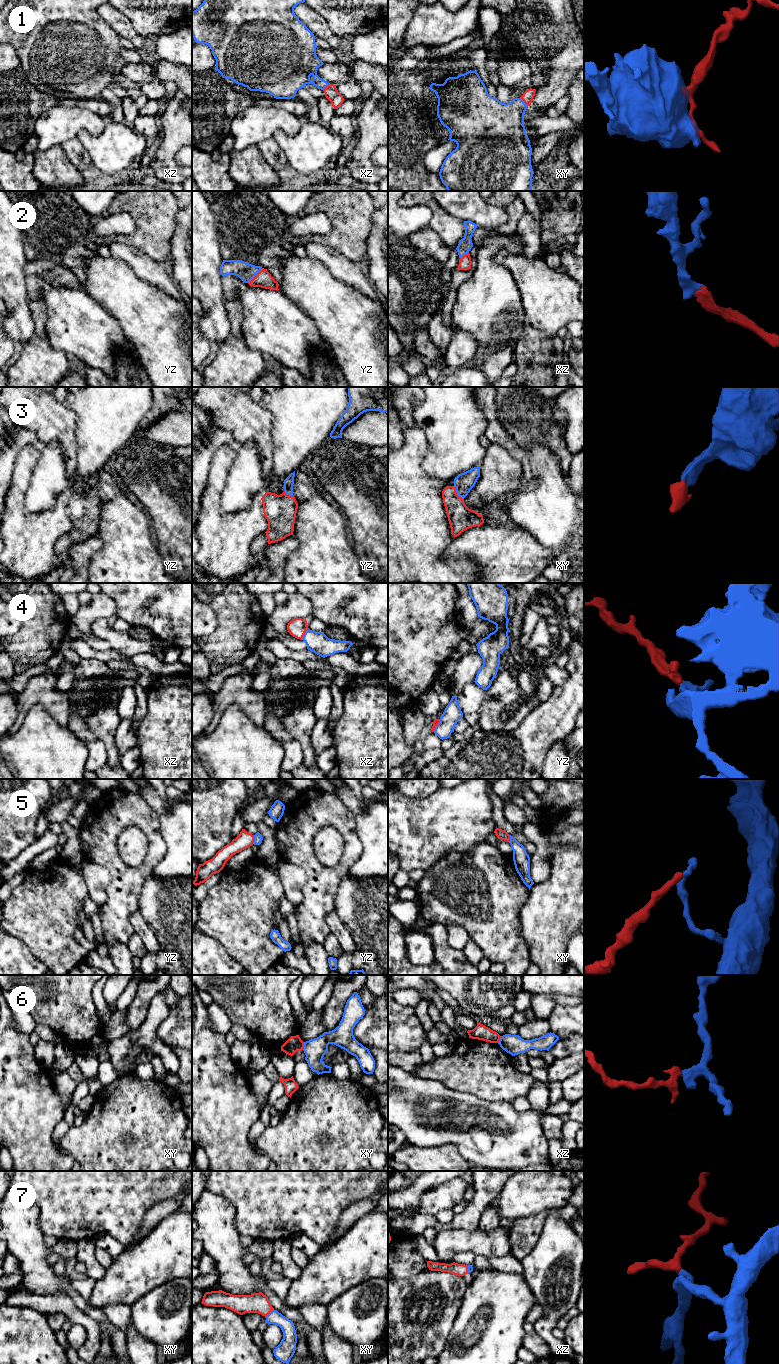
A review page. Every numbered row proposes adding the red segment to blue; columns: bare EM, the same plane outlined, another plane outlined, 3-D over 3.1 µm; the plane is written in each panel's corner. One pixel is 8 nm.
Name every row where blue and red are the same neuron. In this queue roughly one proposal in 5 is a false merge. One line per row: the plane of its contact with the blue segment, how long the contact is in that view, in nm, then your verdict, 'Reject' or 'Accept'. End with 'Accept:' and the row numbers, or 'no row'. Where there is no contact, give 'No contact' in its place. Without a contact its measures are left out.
1: Touches blue in xy. Shared border 90 nm. Accept
2: Touches blue in yz. Shared border 170 nm. Accept
3: Touches blue in xy. Shared border 140 nm. Accept
4: Touches blue in yz. Shared border 120 nm. Accept
5: Touches blue in yz. Shared border 70 nm. Reject
6: Touches blue in xy. Shared border 70 nm. Reject
7: Touches blue in xy. Shared border 90 nm. Accept
Accept: 1, 2, 3, 4, 7

